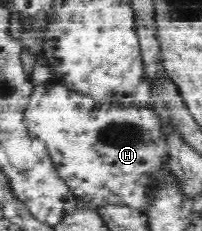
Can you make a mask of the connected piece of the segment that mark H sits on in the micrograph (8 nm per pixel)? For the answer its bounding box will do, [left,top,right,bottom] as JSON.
[23,81,171,215]

